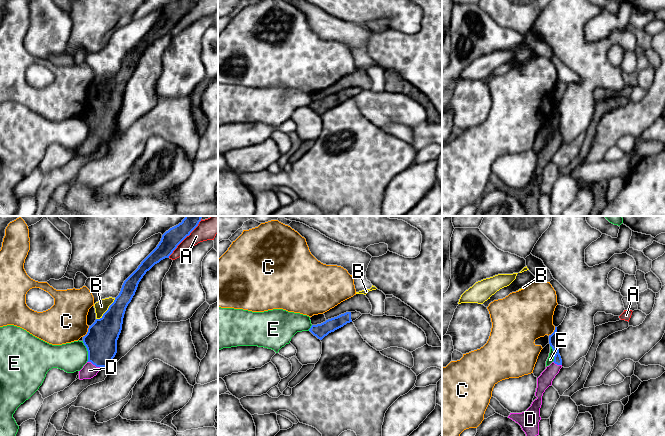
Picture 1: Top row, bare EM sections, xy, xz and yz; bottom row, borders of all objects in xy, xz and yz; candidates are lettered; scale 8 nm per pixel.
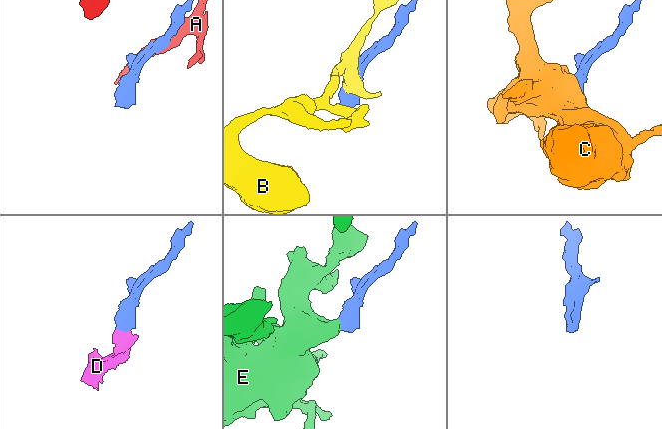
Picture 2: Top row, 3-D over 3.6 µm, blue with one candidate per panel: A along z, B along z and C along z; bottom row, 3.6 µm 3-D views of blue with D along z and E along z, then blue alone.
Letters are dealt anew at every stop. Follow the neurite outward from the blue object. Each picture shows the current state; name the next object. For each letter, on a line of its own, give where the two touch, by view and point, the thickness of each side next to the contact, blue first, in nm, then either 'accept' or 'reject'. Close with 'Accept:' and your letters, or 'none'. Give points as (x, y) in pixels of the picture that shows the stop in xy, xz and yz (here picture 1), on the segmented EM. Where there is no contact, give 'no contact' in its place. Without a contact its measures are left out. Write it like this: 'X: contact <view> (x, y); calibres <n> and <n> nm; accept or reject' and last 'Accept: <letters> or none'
A: contact xy (185, 237); calibres 150 and 160 nm; reject
B: contact xy (107, 310); calibres 260 and 100 nm; reject
C: contact xy (88, 331); calibres 260 and 340 nm; reject
D: contact xy (94, 364); calibres 260 and 120 nm; accept
E: contact xy (87, 350); calibres 260 and 240 nm; reject
Accept: D

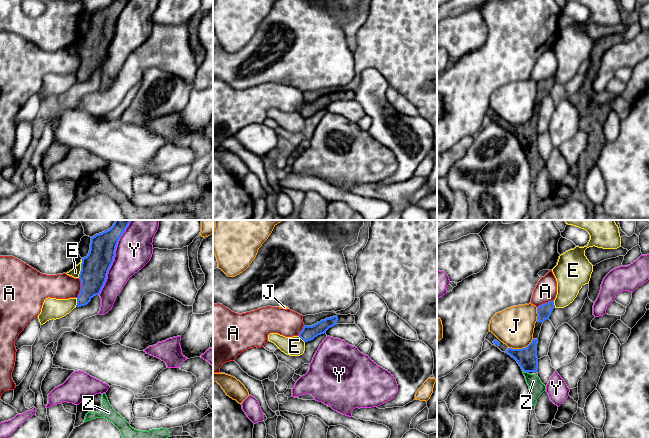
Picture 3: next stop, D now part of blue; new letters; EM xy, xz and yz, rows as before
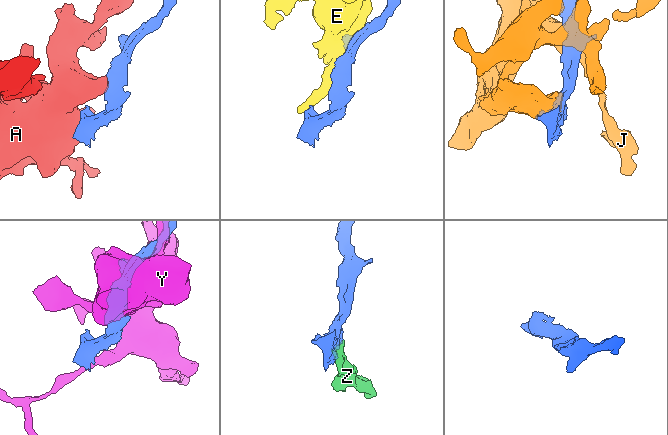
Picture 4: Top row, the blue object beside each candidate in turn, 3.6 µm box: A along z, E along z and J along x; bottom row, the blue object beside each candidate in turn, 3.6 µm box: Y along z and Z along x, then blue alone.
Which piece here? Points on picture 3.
A: contact xy (81, 288); calibres 220 and 200 nm; reject
E: contact xy (81, 268); calibres 220 and 70 nm; reject
J: contact yz (520, 349); calibres 160 and 320 nm; reject
Y: contact xy (114, 256); calibres 220 and 300 nm; reject
Z: contact yz (525, 371); calibres 160 and 120 nm; accept
Accept: Z

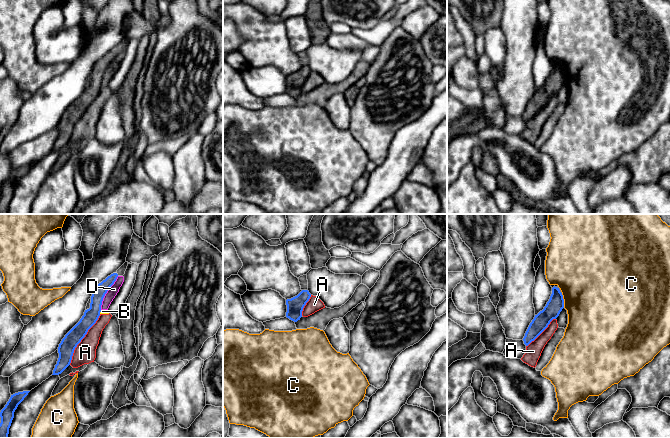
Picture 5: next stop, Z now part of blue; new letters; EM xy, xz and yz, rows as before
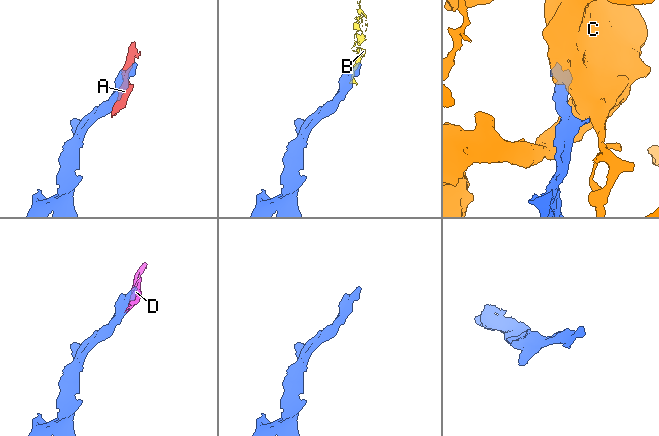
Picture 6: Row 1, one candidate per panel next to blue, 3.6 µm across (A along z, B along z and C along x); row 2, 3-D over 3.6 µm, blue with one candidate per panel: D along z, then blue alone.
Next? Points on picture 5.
A: contact xy (82, 338); calibres 130 and 170 nm; reject
B: contact xy (100, 311); calibres 120 and 30 nm; reject
C: contact yz (563, 300); calibres 140 and 500 nm; reject
D: contact xy (106, 292); calibres 120 and 80 nm; reject
Accept: none

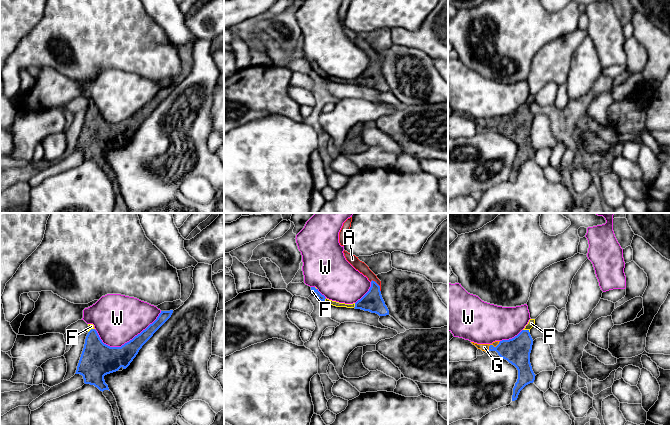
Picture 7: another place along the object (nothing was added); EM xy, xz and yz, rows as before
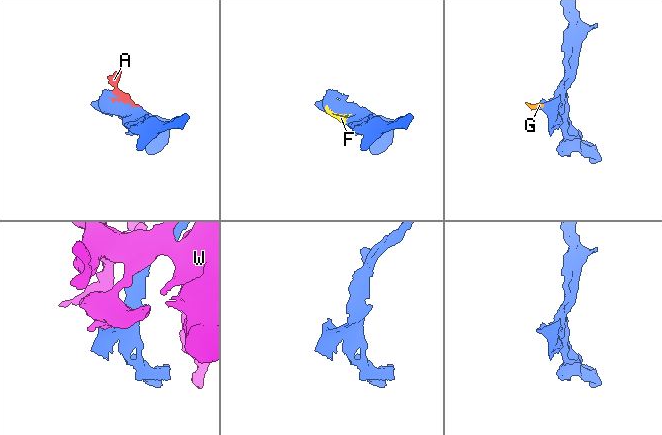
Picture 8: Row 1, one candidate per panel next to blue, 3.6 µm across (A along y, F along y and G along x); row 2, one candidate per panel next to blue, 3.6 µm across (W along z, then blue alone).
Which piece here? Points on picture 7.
A: contact xz (378, 285); calibres 170 and 80 nm; accept
F: contact yz (526, 330); calibres 220 and 60 nm; accept
G: contact yz (492, 345); calibres 220 and 60 nm; accept
W: contact xy (127, 342); calibres 260 and 380 nm; reject
Accept: A, F, G

